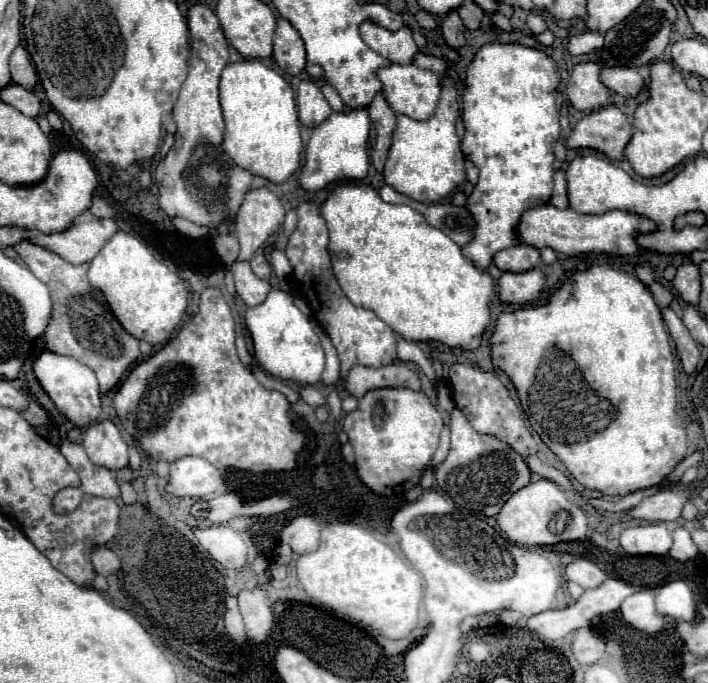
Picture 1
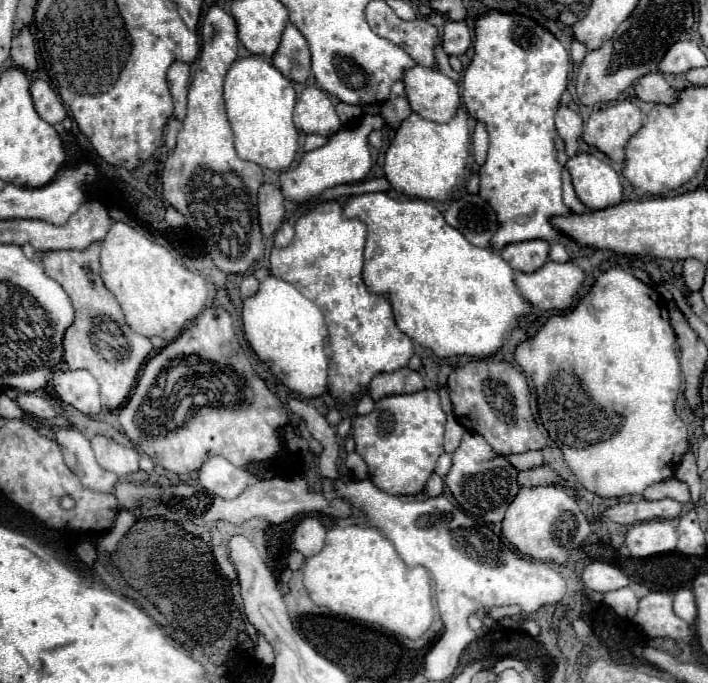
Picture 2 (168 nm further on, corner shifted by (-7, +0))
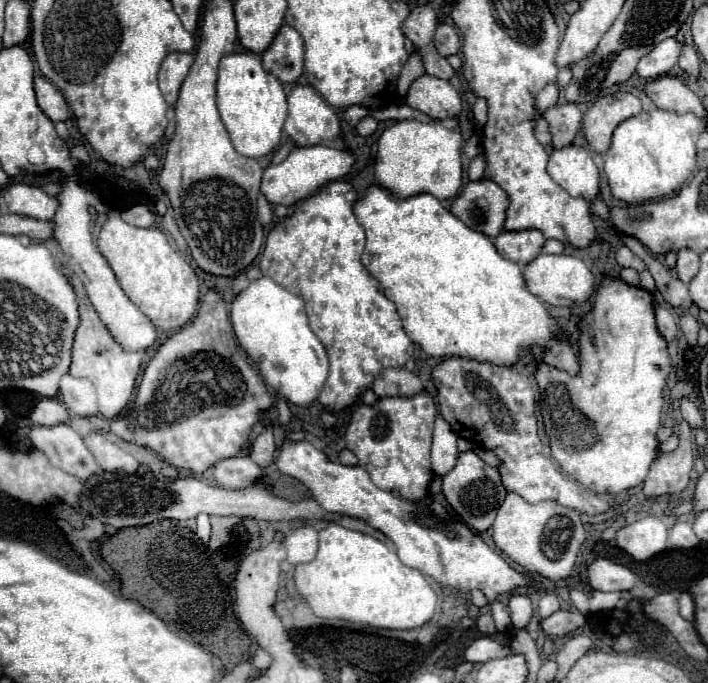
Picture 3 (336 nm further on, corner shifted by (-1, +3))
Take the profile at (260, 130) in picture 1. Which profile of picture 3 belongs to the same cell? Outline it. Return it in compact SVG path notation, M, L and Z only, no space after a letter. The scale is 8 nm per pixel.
M231 53L221 59L217 79L217 109L225 129L231 135L233 147L241 155L265 157L279 145L283 123L287 119L287 97L279 79L263 69L259 55Z

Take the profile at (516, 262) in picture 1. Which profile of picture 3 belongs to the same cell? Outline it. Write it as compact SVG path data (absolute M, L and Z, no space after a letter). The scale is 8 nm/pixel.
M537 229L501 231L493 239L493 243L505 259L511 259L519 265L527 265L527 263L531 263L531 259L535 259L543 251L545 237Z

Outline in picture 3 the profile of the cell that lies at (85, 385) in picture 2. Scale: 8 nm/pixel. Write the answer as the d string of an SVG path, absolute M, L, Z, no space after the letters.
M65 375L61 379L61 397L63 397L63 403L67 405L67 409L75 415L91 417L91 415L99 413L95 387L91 387L91 383L87 383L87 379L75 379L71 375Z

